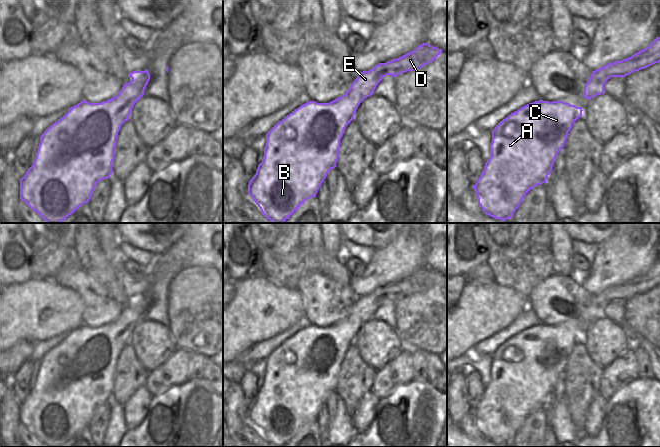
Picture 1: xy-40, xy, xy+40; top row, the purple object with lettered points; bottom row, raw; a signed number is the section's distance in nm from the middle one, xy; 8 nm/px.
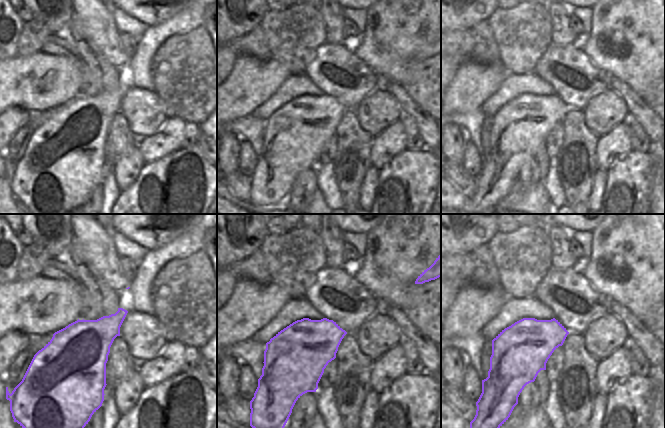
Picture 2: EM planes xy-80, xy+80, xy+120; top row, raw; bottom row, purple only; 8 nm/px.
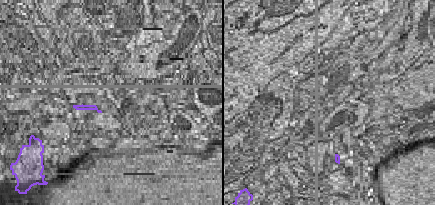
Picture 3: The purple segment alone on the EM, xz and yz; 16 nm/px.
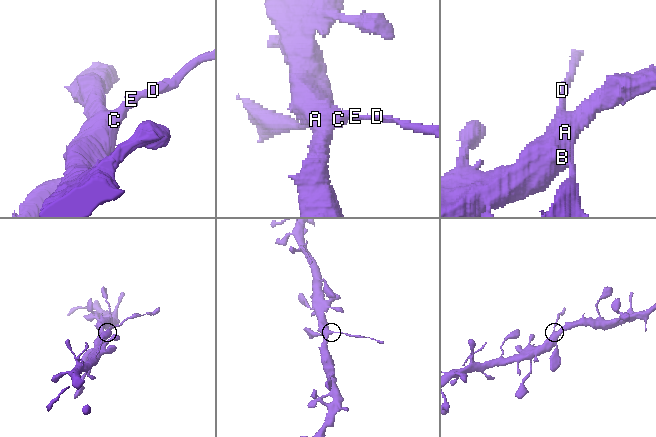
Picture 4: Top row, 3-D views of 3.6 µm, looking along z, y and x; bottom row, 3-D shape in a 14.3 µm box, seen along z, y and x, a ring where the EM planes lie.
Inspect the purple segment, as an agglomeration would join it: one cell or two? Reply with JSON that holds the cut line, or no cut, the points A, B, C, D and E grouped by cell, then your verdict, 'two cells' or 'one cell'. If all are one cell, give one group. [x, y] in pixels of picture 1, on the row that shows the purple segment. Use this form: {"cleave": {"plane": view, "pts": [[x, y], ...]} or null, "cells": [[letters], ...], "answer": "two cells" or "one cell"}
{"cleave": {"plane": "xy", "pts": [[378, 64], [382, 76]]}, "cells": [["A", "B", "C", "E"], ["D"]], "answer": "two cells"}

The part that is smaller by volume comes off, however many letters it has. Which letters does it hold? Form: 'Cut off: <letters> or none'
Cut off: D

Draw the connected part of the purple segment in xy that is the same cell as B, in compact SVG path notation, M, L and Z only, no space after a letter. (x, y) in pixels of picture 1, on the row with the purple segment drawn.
M375 65L369 71L358 73L355 81L341 97L329 103L309 101L292 111L268 131L264 156L262 162L258 165L256 174L249 181L248 194L271 223L283 223L307 199L316 197L328 172L336 167L340 140L346 126L353 120L354 114L362 100L371 96L376 86L382 80L380 72L380 66Z

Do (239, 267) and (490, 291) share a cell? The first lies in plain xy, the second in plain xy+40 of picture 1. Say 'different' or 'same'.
different

